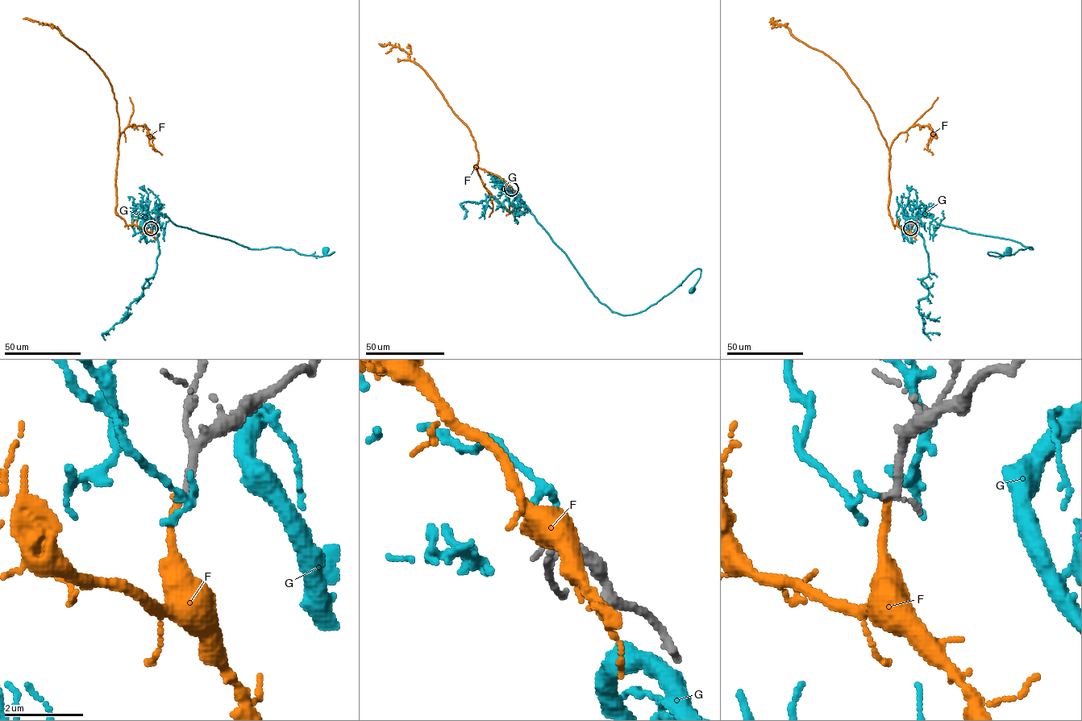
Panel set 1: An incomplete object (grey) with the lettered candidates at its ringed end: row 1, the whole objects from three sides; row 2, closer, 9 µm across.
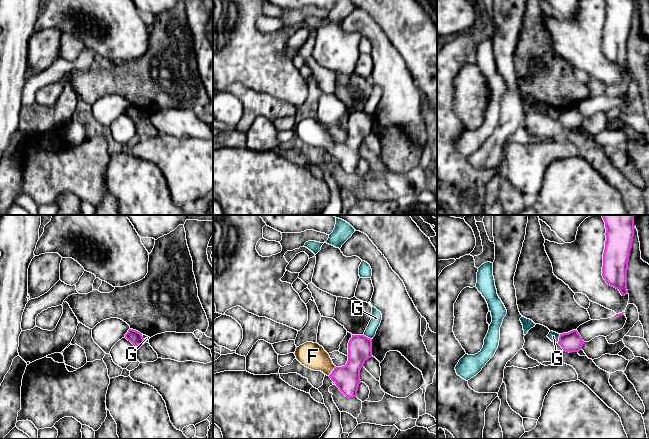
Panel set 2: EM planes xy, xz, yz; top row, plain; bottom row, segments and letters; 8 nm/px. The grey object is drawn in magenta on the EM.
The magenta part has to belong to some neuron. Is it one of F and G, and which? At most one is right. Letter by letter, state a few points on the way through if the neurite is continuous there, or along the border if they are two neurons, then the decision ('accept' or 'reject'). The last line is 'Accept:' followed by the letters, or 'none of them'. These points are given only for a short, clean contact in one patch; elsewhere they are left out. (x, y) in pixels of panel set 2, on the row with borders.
F: across xz (347, 378), (332, 371), (313, 356) | accept
G: along yz (560, 334), (557, 342) | reject
Accept: F

